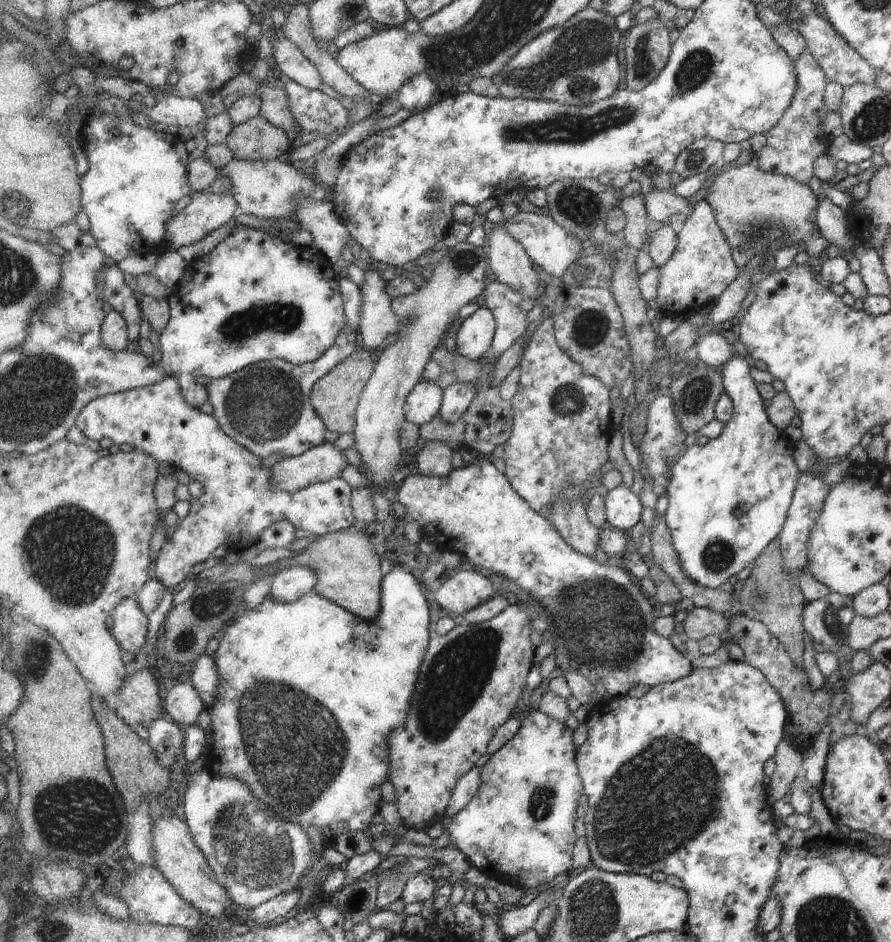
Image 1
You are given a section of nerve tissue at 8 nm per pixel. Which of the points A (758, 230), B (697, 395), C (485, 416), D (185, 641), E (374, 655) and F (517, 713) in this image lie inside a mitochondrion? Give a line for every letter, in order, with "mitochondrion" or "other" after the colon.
A: mitochondrion
B: mitochondrion
C: other
D: mitochondrion
E: other
F: other

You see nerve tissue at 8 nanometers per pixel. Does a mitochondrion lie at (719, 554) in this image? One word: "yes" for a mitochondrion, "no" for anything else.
yes

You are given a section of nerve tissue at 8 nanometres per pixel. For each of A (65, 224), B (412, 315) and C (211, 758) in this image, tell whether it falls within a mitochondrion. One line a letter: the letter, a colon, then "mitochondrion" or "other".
A: other
B: mitochondrion
C: other

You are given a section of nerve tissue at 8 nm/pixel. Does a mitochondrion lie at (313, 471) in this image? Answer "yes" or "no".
no

